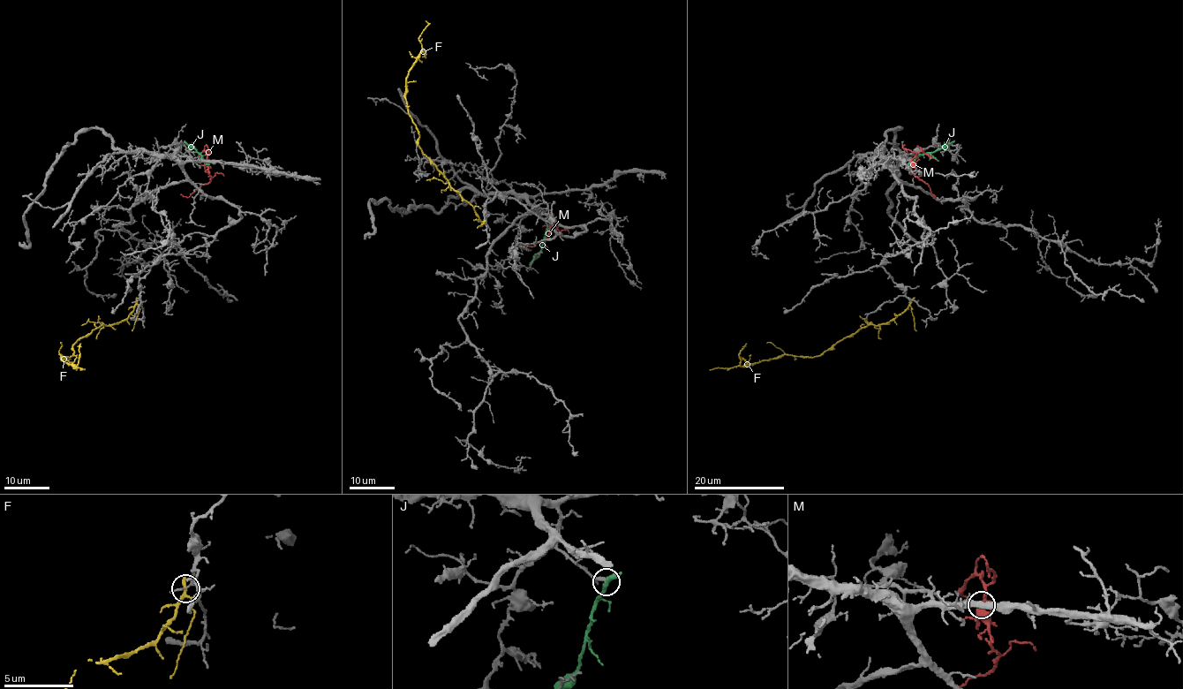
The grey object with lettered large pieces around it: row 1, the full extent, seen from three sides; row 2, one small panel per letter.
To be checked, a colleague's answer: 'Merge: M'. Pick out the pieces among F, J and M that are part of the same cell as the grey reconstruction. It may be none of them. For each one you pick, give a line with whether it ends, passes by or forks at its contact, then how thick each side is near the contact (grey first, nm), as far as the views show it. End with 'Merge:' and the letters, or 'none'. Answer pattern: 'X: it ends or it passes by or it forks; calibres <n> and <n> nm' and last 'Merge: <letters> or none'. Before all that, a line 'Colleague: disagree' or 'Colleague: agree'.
Colleague: agree
M: it passes by; calibres 190 and 400 nm
Merge: M

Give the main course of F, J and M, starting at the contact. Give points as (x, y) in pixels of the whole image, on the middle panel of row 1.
F: (481, 223), (423, 153), (416, 124), (408, 111), (405, 80), (421, 50), (419, 36), (427, 25), (425, 21)
J: (549, 223), (538, 255), (529, 266)
M: (551, 223), (556, 227), (556, 233), (533, 246), (526, 246)

